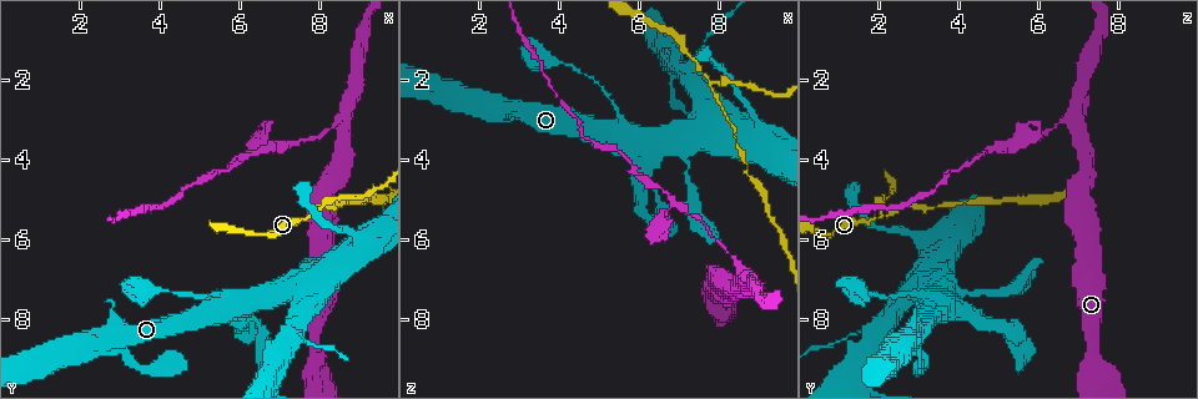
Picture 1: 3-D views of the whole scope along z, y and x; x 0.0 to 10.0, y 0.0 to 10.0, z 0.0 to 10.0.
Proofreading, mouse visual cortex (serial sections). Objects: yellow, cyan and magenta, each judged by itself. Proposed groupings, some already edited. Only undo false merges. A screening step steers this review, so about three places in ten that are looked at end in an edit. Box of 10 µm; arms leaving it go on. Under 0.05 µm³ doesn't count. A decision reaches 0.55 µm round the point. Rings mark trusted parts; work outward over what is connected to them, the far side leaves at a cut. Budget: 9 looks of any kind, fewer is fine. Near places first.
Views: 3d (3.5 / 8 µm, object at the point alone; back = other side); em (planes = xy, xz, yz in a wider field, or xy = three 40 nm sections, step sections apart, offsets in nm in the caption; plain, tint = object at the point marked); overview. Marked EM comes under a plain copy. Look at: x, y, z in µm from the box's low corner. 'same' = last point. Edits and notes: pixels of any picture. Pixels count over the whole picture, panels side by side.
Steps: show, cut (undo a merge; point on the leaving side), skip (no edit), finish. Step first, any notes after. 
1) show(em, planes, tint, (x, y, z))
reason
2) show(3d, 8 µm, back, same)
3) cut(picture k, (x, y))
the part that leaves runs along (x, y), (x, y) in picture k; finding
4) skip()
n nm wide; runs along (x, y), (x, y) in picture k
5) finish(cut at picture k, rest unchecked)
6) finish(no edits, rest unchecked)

show(3d, 3.5 µm, (7.80, 5.40, 2.00))
three-way junction

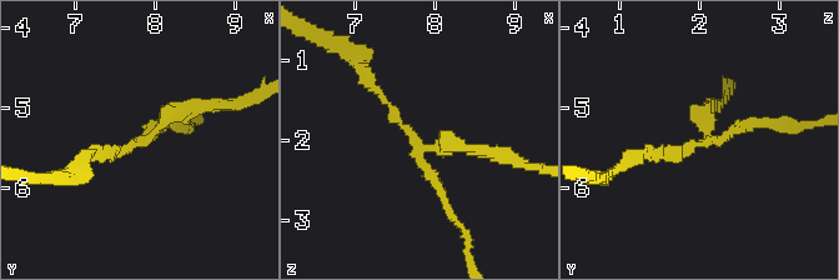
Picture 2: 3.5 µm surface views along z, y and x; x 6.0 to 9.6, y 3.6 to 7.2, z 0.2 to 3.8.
show(em, xy, step 1, tint, (7.75, 5.50, 2.05))
3 arms; arms of 150, 150, 200 nm

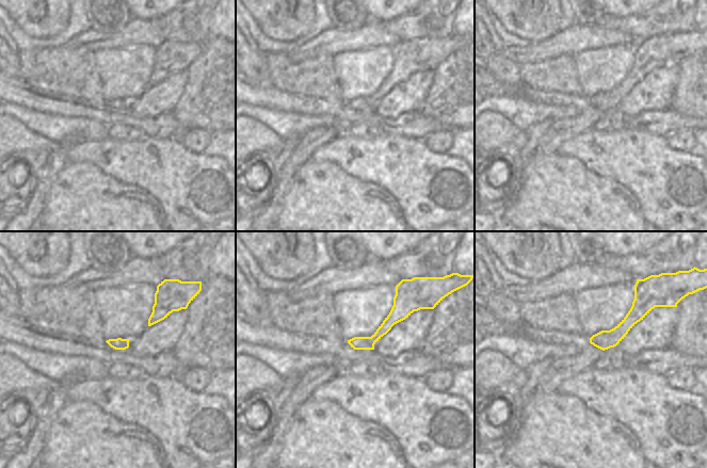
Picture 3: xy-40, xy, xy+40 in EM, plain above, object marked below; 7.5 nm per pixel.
cut(picture 2, (447, 144))
100 nm wide; the part that leaves runs along (427, 148), (461, 144), (534, 166) in picture 2; two cells meet here

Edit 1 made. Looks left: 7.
show(3d, 8 µm, (7.35, 8.35, 1.65))
branch point

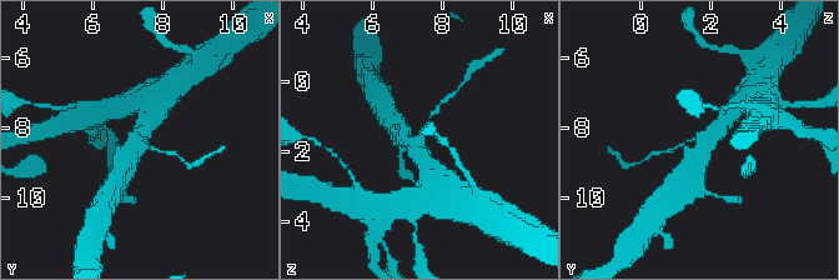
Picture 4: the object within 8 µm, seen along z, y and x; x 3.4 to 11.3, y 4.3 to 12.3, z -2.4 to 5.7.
show(em, xy, step 1, tint, same)
need the tissue

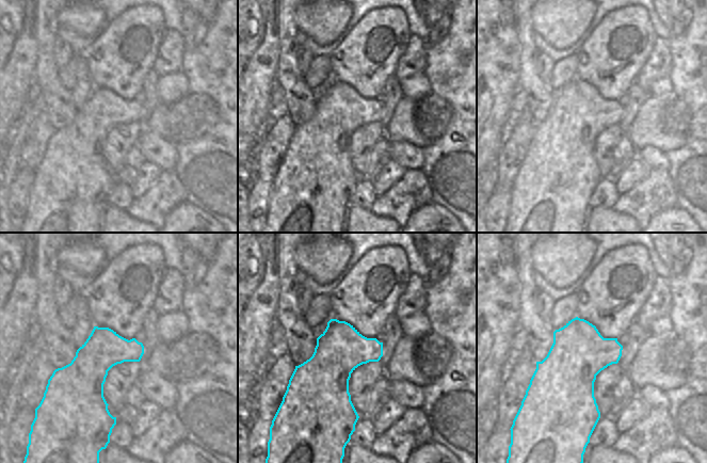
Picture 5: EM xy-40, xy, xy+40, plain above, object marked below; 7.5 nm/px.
cut(picture 4, (671, 150))
380 nm wide; the part that leaves runs along (145, 140), (160, 153), (177, 155) in picture 4; two cells meet here

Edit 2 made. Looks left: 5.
show(overview)

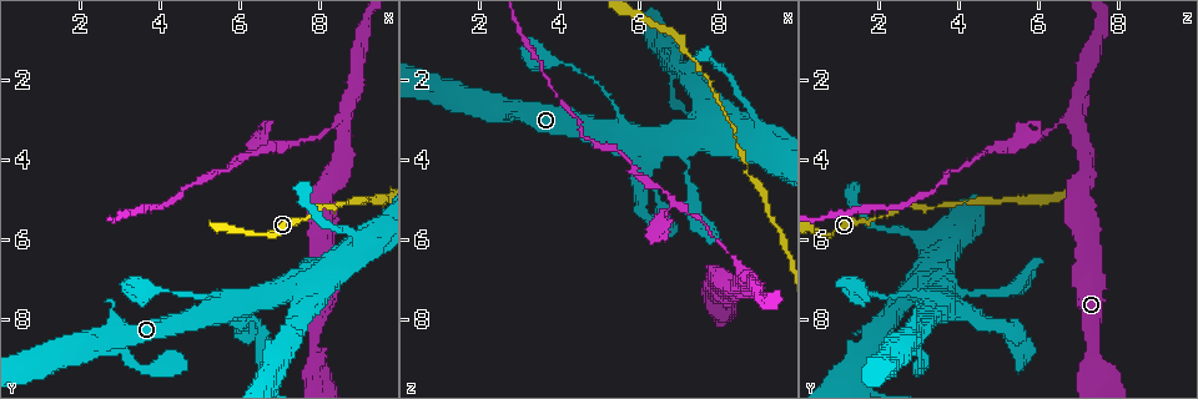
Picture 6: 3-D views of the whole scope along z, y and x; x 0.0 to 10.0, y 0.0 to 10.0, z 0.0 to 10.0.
show(em, xy, step 2, tint, (8.60, 3.05, 6.90))
thin arm on a thick one

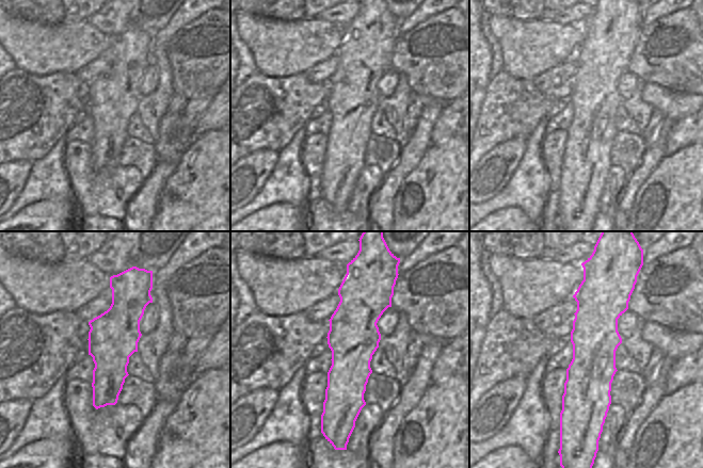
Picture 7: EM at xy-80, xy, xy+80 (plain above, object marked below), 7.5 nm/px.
show(3d, 3.5 µm, same)
see where the arms go

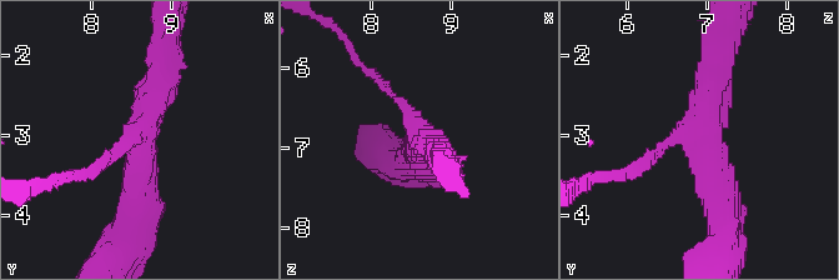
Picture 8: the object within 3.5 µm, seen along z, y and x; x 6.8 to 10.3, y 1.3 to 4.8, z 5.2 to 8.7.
skip()
3 arms; runs along (358, 280), (341, 421) in picture 7; continuous, no second cell

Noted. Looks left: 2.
show(3d, 8 µm, (7.00, 3.70, 5.10))
a fork

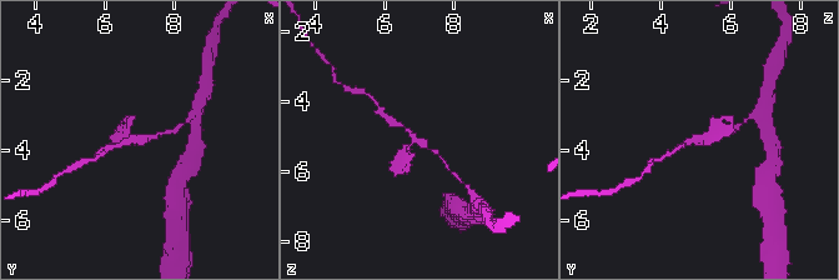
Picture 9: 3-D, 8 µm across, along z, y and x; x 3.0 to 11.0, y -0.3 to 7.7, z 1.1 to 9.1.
show(em, xy, step 1, tint, same)

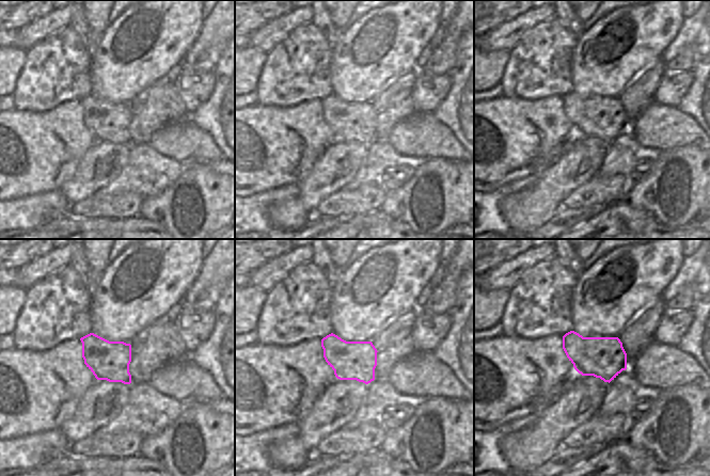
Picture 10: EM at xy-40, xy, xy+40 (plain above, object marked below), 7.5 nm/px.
cut(picture 9, (401, 165))
280 nm wide; the part that leaves runs along (410, 145), (398, 155), (395, 176) in picture 9; a second cell is stuck on

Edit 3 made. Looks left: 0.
finish(cut at picture 2, cut at picture 4, cut at picture 9, rest unchecked)

